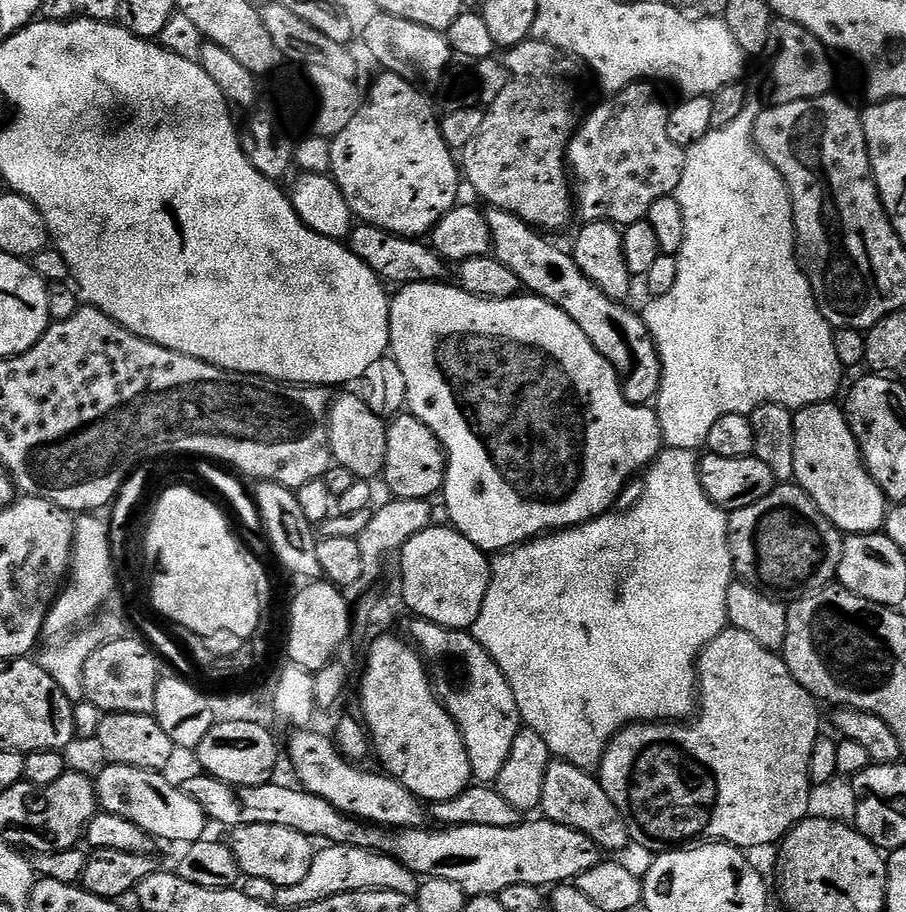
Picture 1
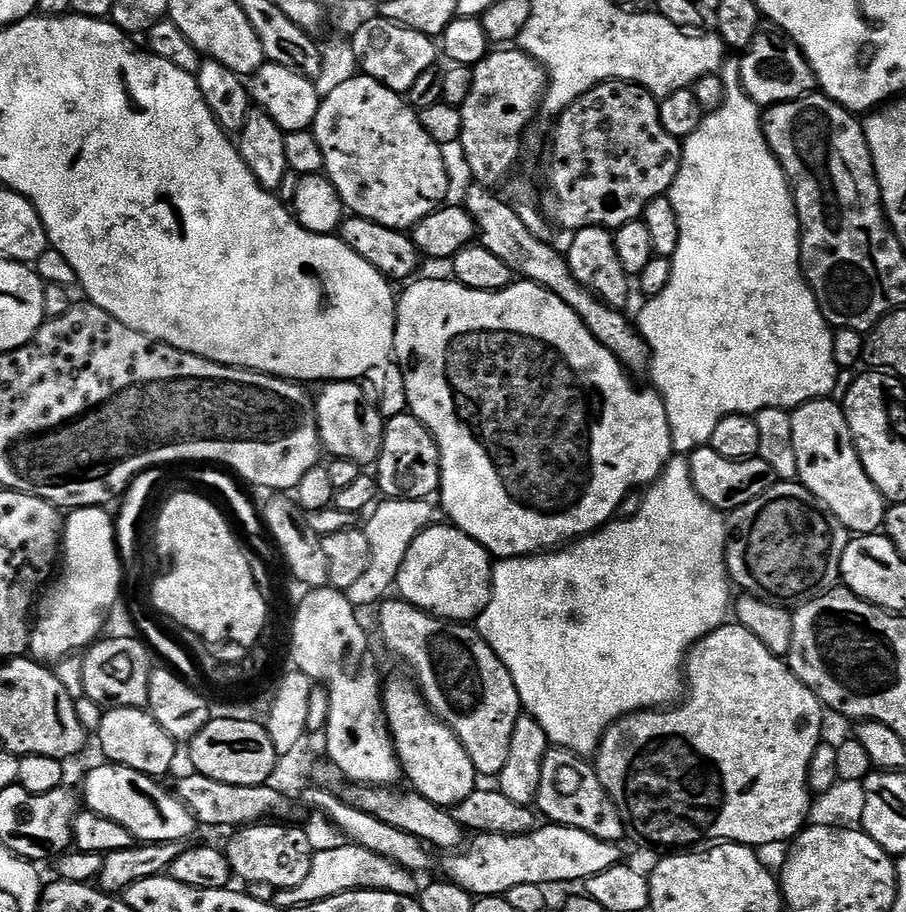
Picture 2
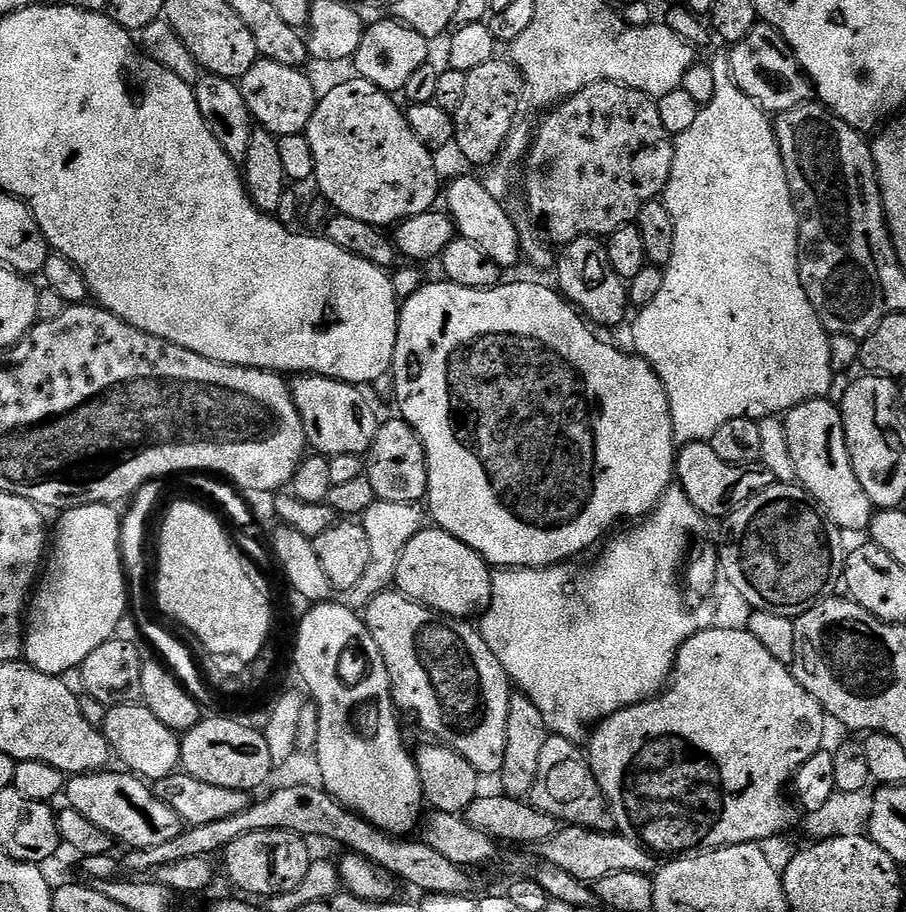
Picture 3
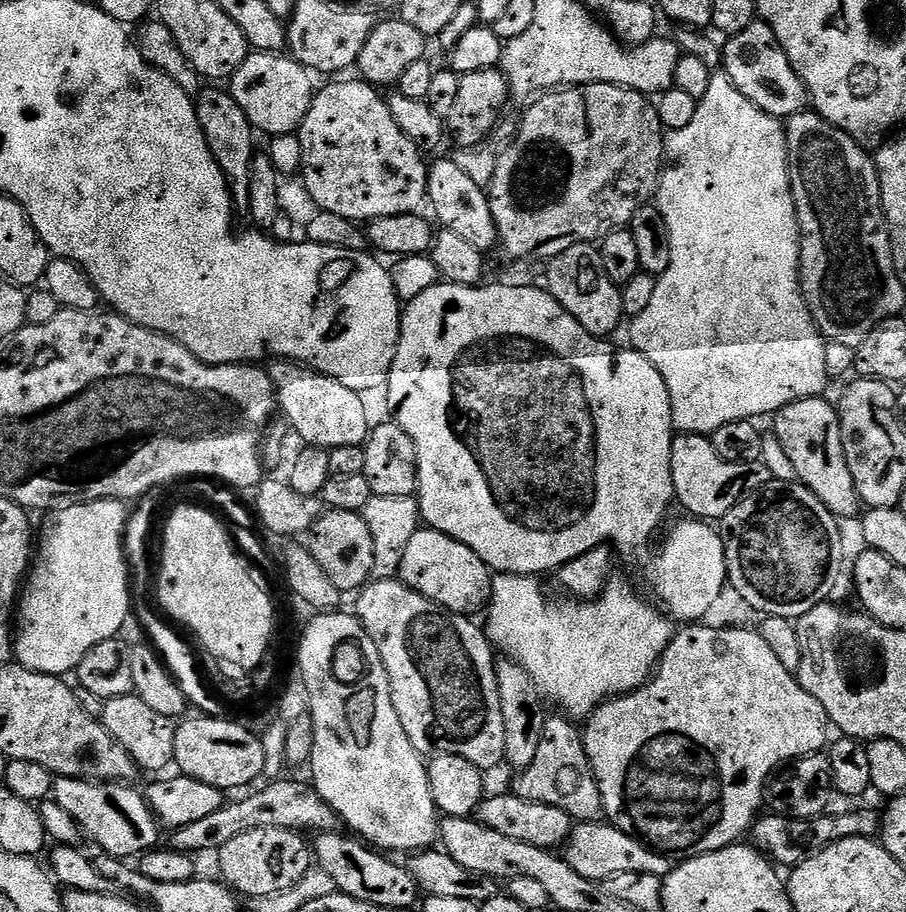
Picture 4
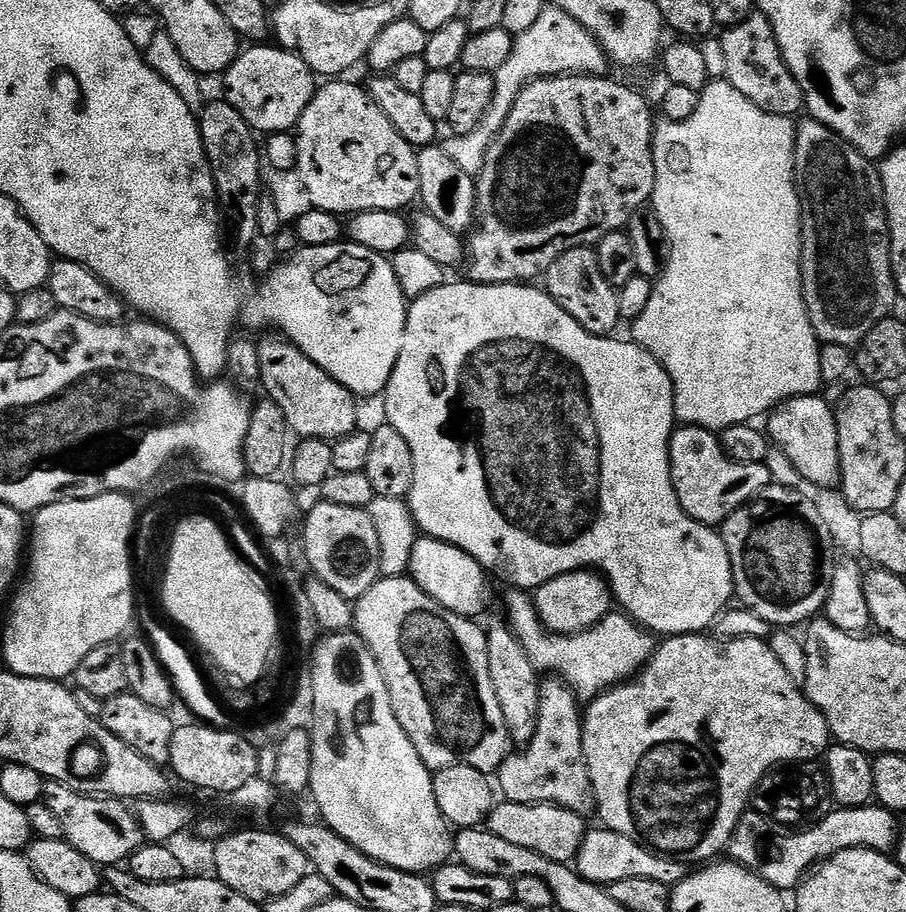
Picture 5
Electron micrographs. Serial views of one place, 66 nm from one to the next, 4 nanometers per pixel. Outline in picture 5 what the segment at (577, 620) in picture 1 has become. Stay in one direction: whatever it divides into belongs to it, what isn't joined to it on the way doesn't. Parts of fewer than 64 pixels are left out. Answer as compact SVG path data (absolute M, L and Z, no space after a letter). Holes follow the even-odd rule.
M516 590L511 594L513 596L508 600L506 620L507 623L511 624L513 634L522 642L526 654L530 654L530 662L541 674L558 674L559 679L563 680L581 701L591 702L601 692L606 692L608 689L616 687L617 684L631 680L647 664L658 647L657 641L652 641L655 640L653 633L640 627L635 620L631 620L630 617L623 614L617 614L617 616L616 614L609 614L600 624L576 635L556 635L549 632L539 620L533 604L533 597L527 591Z

